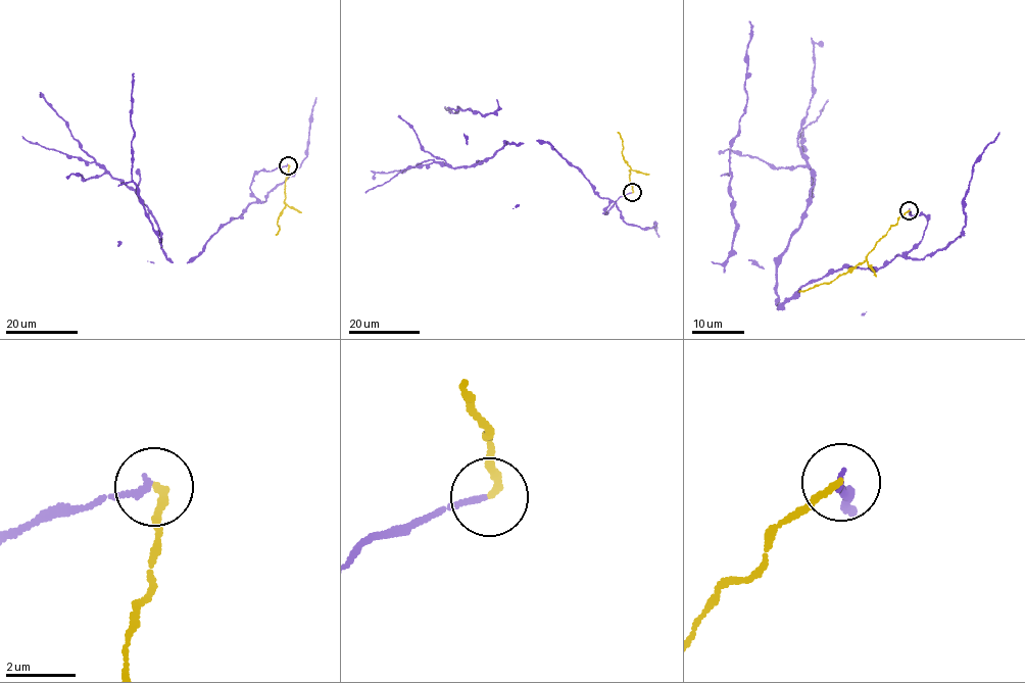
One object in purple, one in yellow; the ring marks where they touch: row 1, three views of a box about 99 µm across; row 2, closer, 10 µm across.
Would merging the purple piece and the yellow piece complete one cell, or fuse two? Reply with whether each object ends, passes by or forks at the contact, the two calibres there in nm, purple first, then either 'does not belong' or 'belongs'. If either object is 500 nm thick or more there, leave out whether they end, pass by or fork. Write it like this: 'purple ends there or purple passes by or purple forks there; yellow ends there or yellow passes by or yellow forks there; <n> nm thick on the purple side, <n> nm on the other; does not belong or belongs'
purple ends there; yellow ends there; 170 nm thick on the purple side, 200 nm on the other; does not belong

